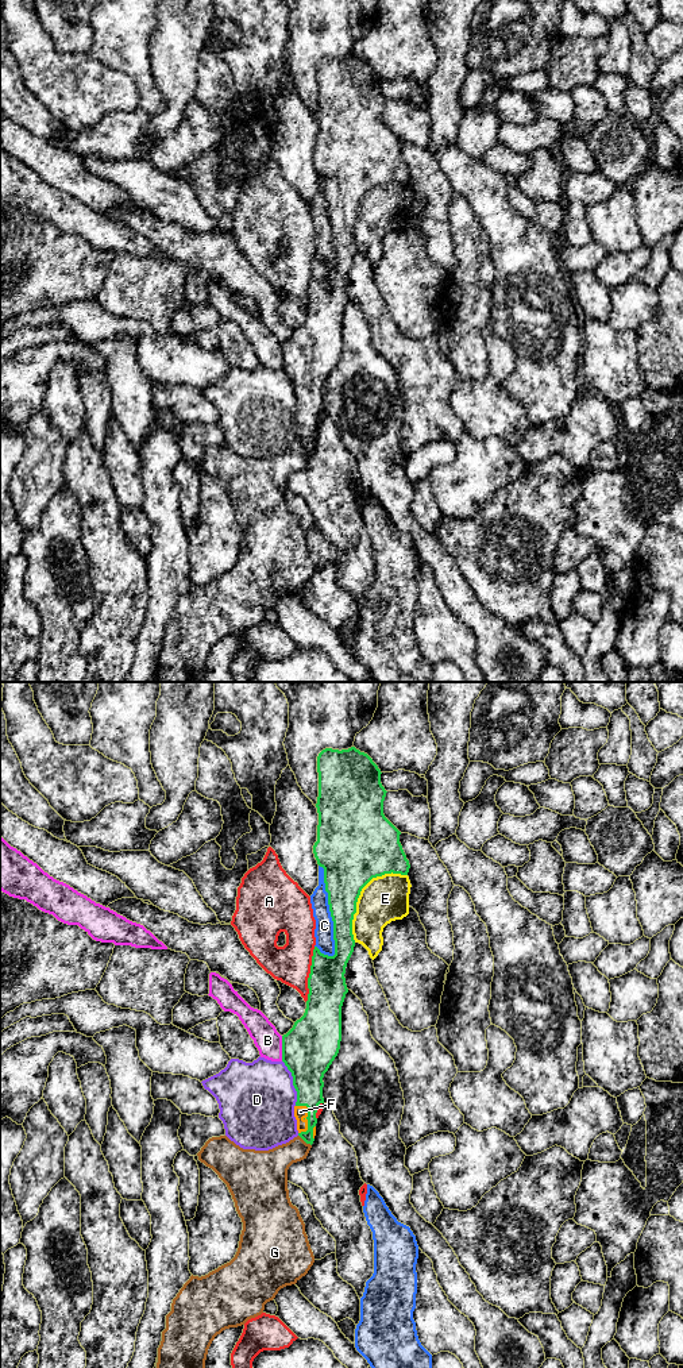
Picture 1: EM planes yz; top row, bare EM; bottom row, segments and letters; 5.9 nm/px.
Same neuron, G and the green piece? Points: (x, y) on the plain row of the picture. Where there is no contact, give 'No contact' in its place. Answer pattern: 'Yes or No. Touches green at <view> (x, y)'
Yes. Touches green at yz (305, 450)

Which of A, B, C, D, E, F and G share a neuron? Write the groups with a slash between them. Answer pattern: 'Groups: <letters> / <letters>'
Groups: A / B / C / D / E / F G

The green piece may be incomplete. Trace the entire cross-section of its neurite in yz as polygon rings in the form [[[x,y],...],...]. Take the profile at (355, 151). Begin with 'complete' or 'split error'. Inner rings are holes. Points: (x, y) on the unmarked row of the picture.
split error; [[[355,55],[342,59],[325,57],[317,65],[317,81],[319,105],[316,116],[319,134],[313,162],[317,173],[324,177],[325,200],[328,201],[328,213],[333,230],[335,263],[324,263],[315,255],[308,286],[309,302],[305,321],[282,344],[282,370],[292,381],[293,394],[297,400],[294,425],[297,428],[298,444],[269,459],[243,458],[227,444],[212,446],[197,462],[198,469],[212,477],[227,493],[236,520],[242,527],[243,539],[238,560],[229,571],[201,586],[192,583],[173,608],[171,620],[166,624],[166,637],[162,640],[154,682],[202,682],[208,658],[217,643],[225,637],[242,635],[248,628],[261,624],[265,613],[273,609],[281,597],[296,593],[308,582],[315,571],[315,564],[305,542],[305,532],[298,517],[292,513],[289,506],[288,478],[293,471],[306,467],[312,456],[316,444],[317,416],[320,412],[324,412],[323,386],[340,358],[342,315],[348,301],[344,282],[355,255],[352,228],[356,221],[360,200],[373,186],[391,181],[408,184],[410,177],[400,151],[401,140],[383,123],[383,109],[387,100],[381,92],[382,81],[373,68]]]

